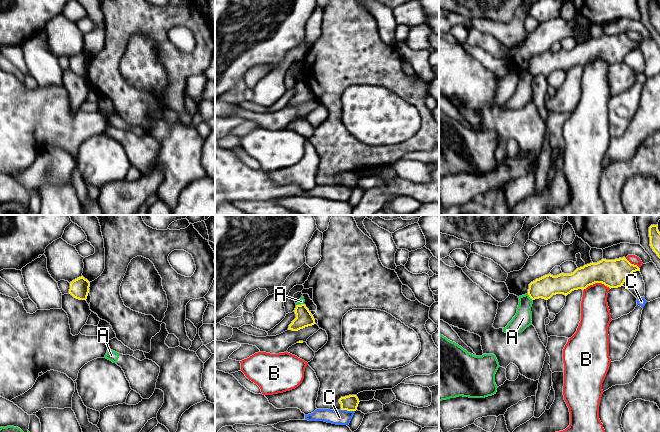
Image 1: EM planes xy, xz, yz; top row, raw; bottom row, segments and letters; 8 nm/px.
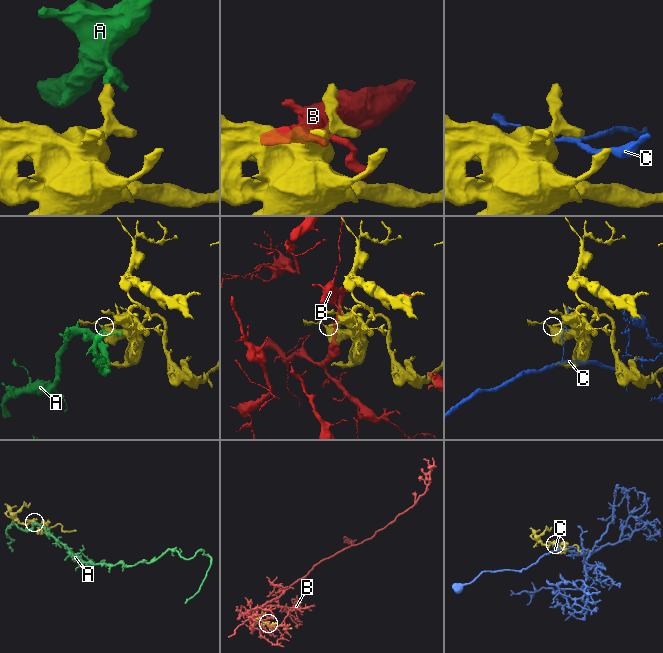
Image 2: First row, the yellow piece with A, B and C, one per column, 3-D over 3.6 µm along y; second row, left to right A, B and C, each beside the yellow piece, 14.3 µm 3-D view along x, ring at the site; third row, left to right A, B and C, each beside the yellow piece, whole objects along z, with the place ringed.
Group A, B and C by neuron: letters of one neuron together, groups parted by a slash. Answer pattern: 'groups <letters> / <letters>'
groups A / B / C

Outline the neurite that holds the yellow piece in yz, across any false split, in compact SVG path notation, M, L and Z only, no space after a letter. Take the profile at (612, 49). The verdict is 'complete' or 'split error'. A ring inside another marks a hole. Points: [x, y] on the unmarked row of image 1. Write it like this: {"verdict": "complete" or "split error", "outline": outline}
{"verdict": "complete", "outline": "M625 33L615 36L602 35L597 39L592 38L577 44L571 50L548 50L536 55L529 60L528 71L532 76L548 76L553 71L567 72L574 66L584 66L595 59L602 59L610 65L618 64L636 47L640 47L640 44L631 40Z"}

